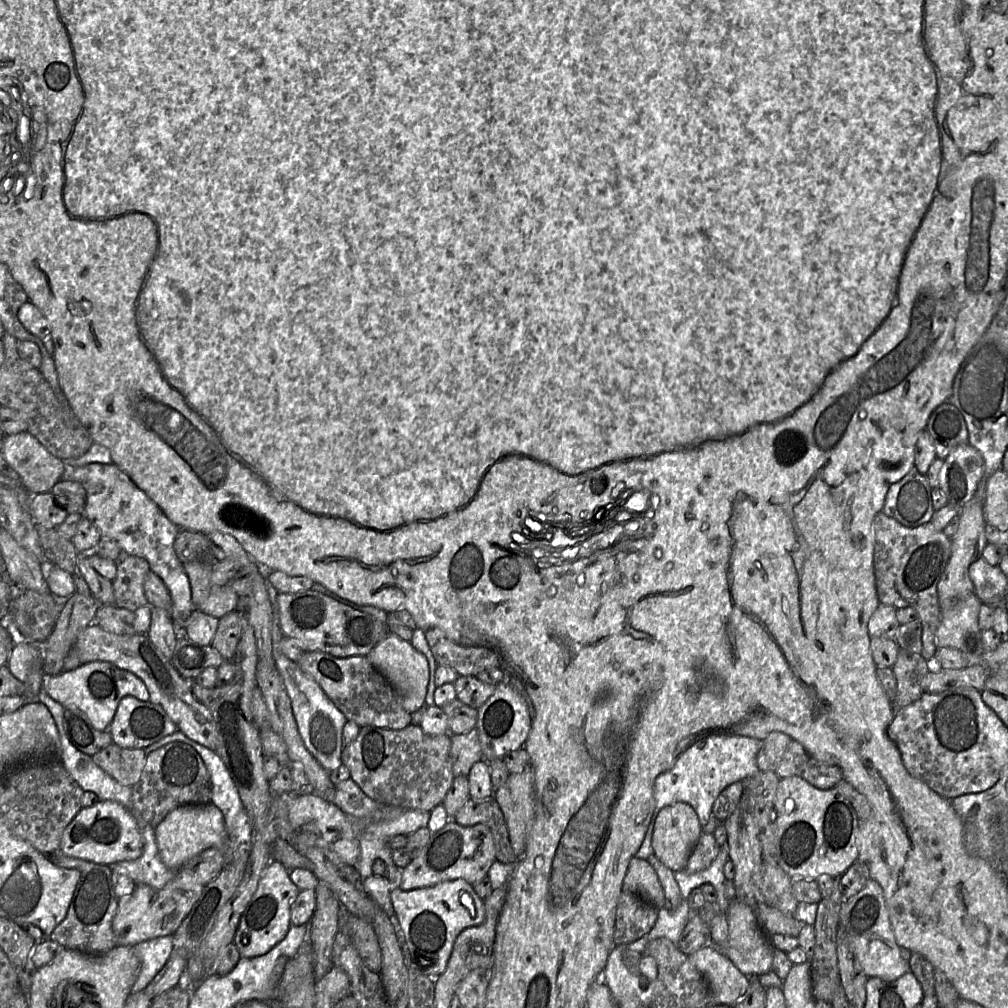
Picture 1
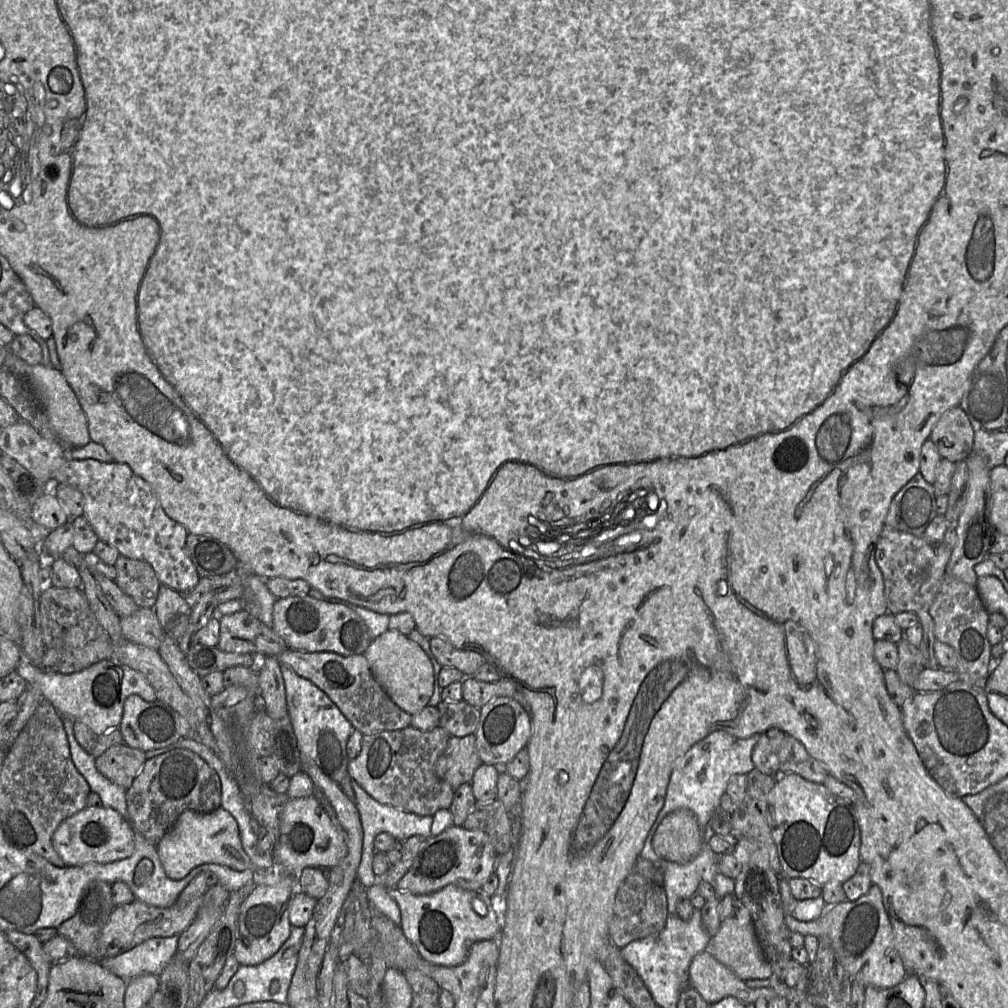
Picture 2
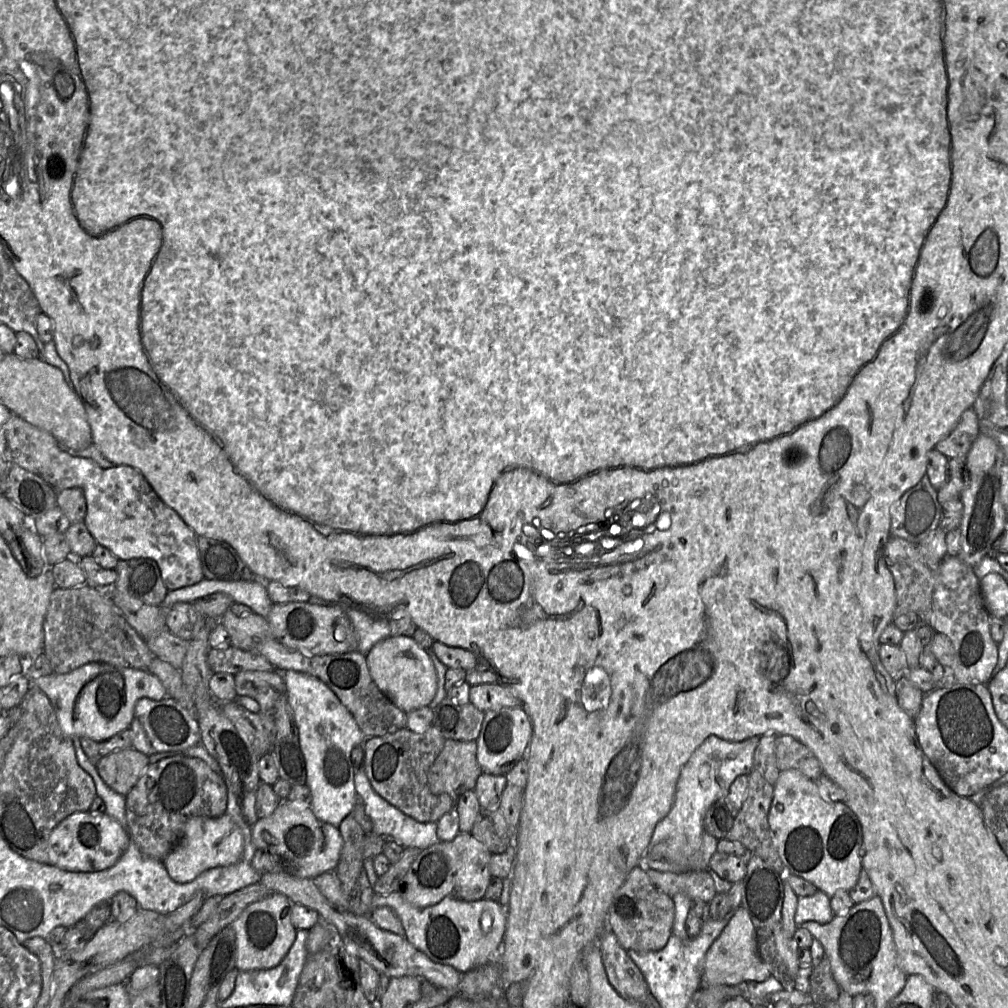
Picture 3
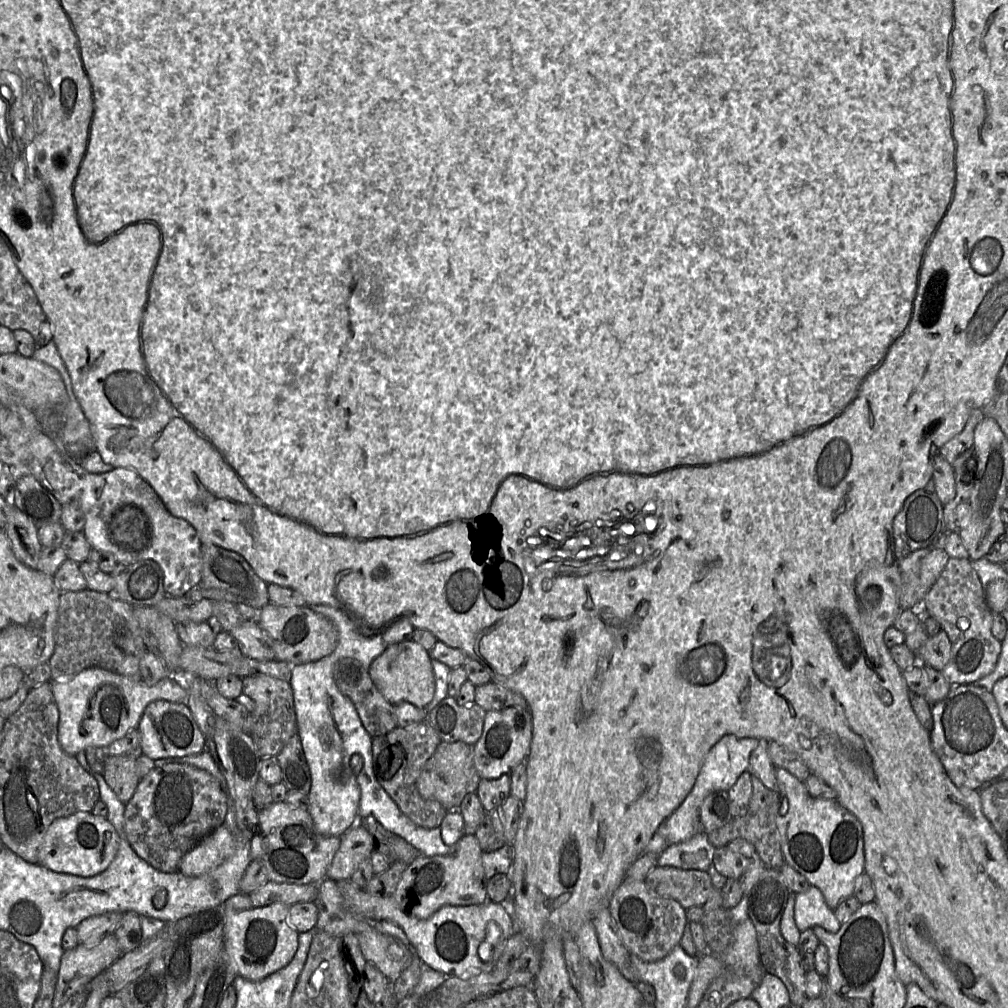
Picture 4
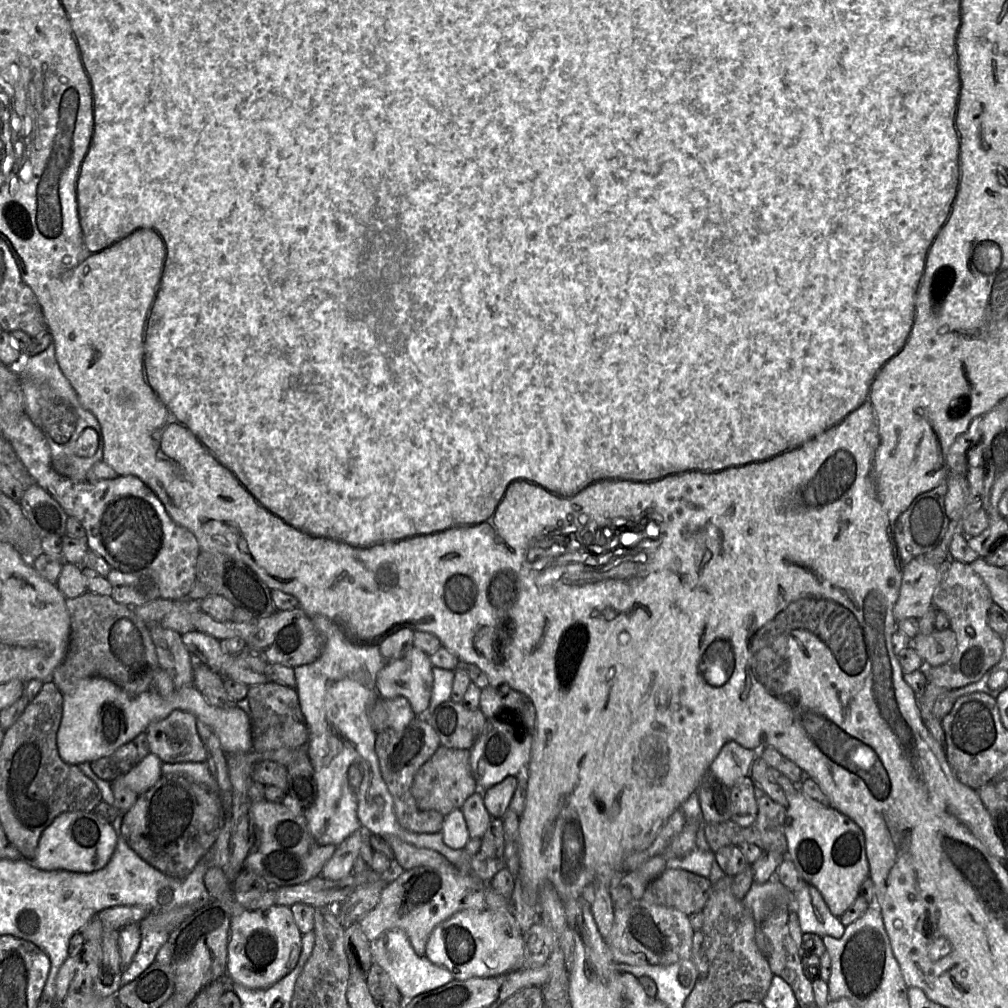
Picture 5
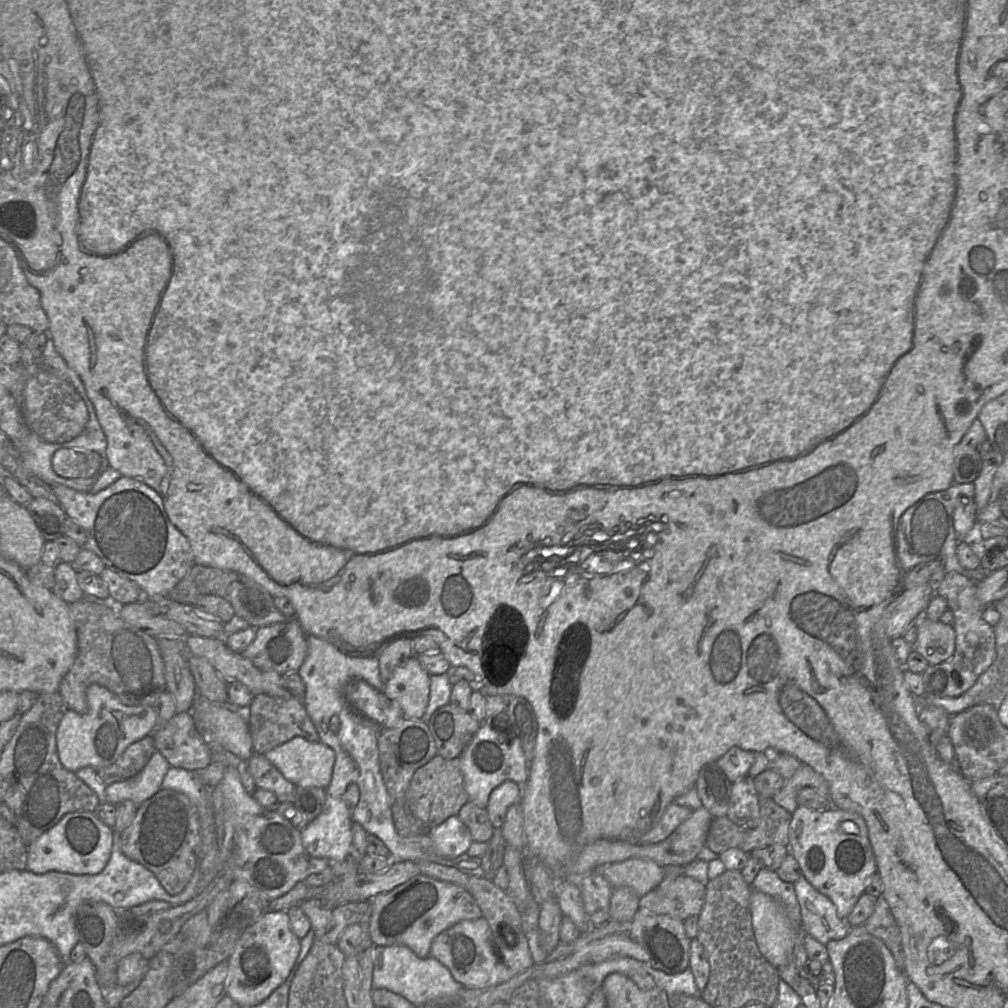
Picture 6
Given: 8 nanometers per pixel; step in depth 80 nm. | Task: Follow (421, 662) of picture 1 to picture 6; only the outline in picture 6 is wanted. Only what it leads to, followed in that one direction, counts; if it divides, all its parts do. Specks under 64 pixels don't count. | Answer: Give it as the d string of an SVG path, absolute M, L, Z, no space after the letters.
M412 655L393 671L382 691L399 704L404 718L417 720L422 718L429 701L430 676Z

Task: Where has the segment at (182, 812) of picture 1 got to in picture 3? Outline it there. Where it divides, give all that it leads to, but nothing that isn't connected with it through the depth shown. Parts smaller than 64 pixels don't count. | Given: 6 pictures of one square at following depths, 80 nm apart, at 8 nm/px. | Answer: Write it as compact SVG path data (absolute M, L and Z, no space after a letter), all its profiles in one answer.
M227 813L217 818L196 816L186 822L182 838L162 863L174 882L187 883L208 869L237 863L242 853L242 832Z

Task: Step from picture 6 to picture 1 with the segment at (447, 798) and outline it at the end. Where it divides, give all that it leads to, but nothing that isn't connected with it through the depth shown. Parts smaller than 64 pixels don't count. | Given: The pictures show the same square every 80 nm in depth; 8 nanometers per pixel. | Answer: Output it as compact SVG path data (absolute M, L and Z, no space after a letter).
M477 729L451 735L450 757L454 777L468 776L471 767L483 759Z

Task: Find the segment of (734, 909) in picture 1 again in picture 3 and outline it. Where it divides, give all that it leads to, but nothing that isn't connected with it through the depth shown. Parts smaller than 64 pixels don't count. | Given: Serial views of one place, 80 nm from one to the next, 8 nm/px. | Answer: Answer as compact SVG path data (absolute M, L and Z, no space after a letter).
M740 906L706 954L701 972L701 987L712 987L720 984L738 985L752 981L760 982L771 975L769 967L759 956L756 930L751 917L745 908Z

